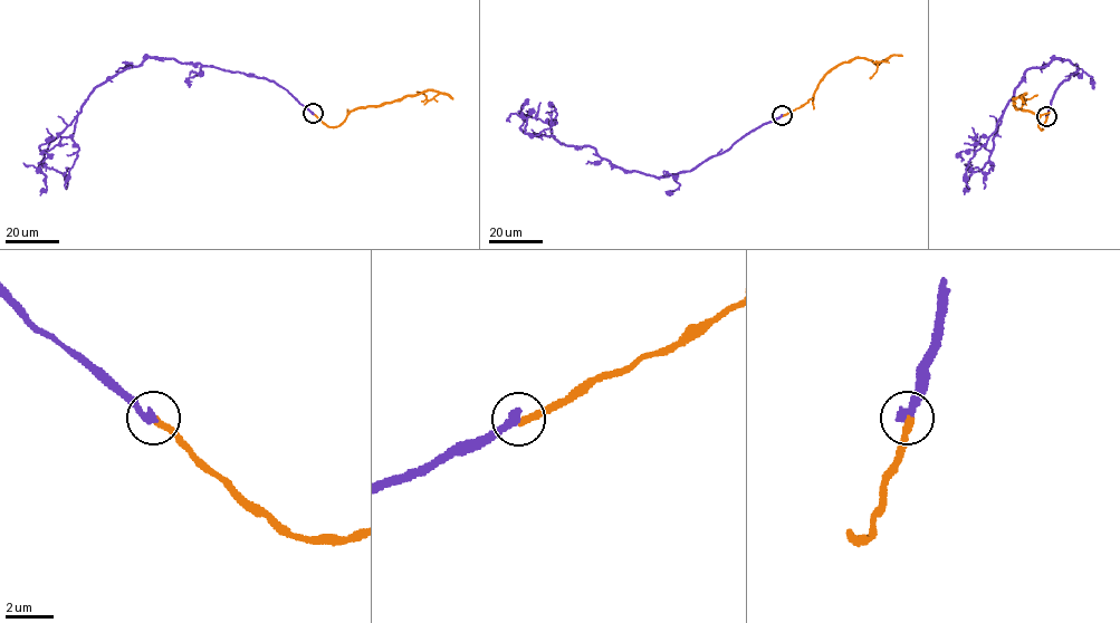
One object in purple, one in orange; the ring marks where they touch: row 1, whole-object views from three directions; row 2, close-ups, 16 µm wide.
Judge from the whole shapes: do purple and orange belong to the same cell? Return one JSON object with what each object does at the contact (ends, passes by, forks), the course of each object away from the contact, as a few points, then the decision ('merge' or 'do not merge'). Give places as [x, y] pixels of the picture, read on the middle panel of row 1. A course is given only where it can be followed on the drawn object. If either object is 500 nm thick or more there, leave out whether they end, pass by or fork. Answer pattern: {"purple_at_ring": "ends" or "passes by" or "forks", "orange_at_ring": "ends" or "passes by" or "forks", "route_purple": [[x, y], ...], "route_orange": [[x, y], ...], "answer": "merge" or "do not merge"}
{"purple_at_ring": "ends", "orange_at_ring": "ends", "route_purple": [[783, 115], [689, 171], [654, 176], [613, 166], [589, 146], [525, 133], [534, 111], [528, 109]], "route_orange": [[783, 115], [811, 98], [817, 84], [839, 65], [857, 58], [878, 64], [888, 59], [879, 61], [870, 78]], "answer": "do not merge"}

